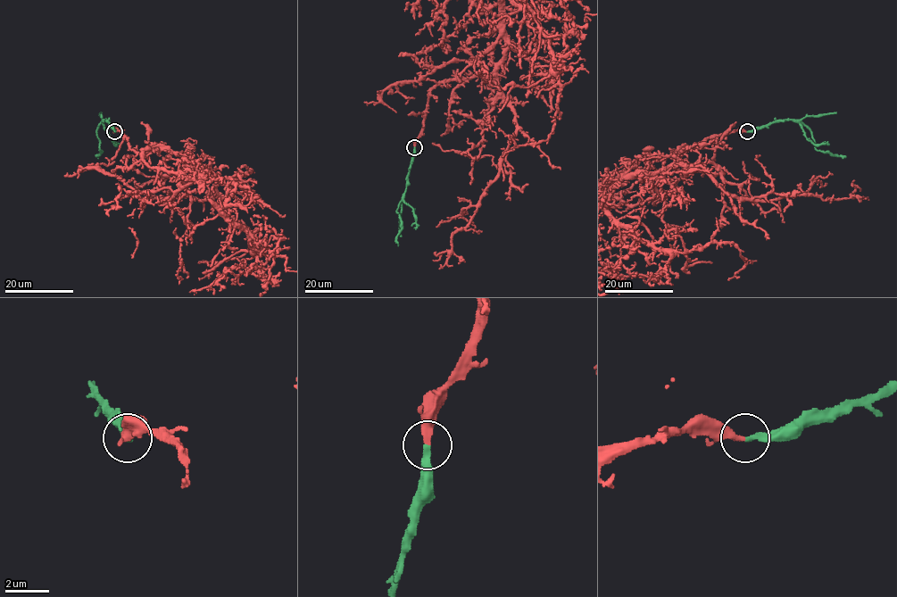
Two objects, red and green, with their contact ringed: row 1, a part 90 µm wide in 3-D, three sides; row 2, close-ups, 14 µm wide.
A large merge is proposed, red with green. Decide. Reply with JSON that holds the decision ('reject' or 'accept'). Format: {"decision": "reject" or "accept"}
{"decision": "accept"}

